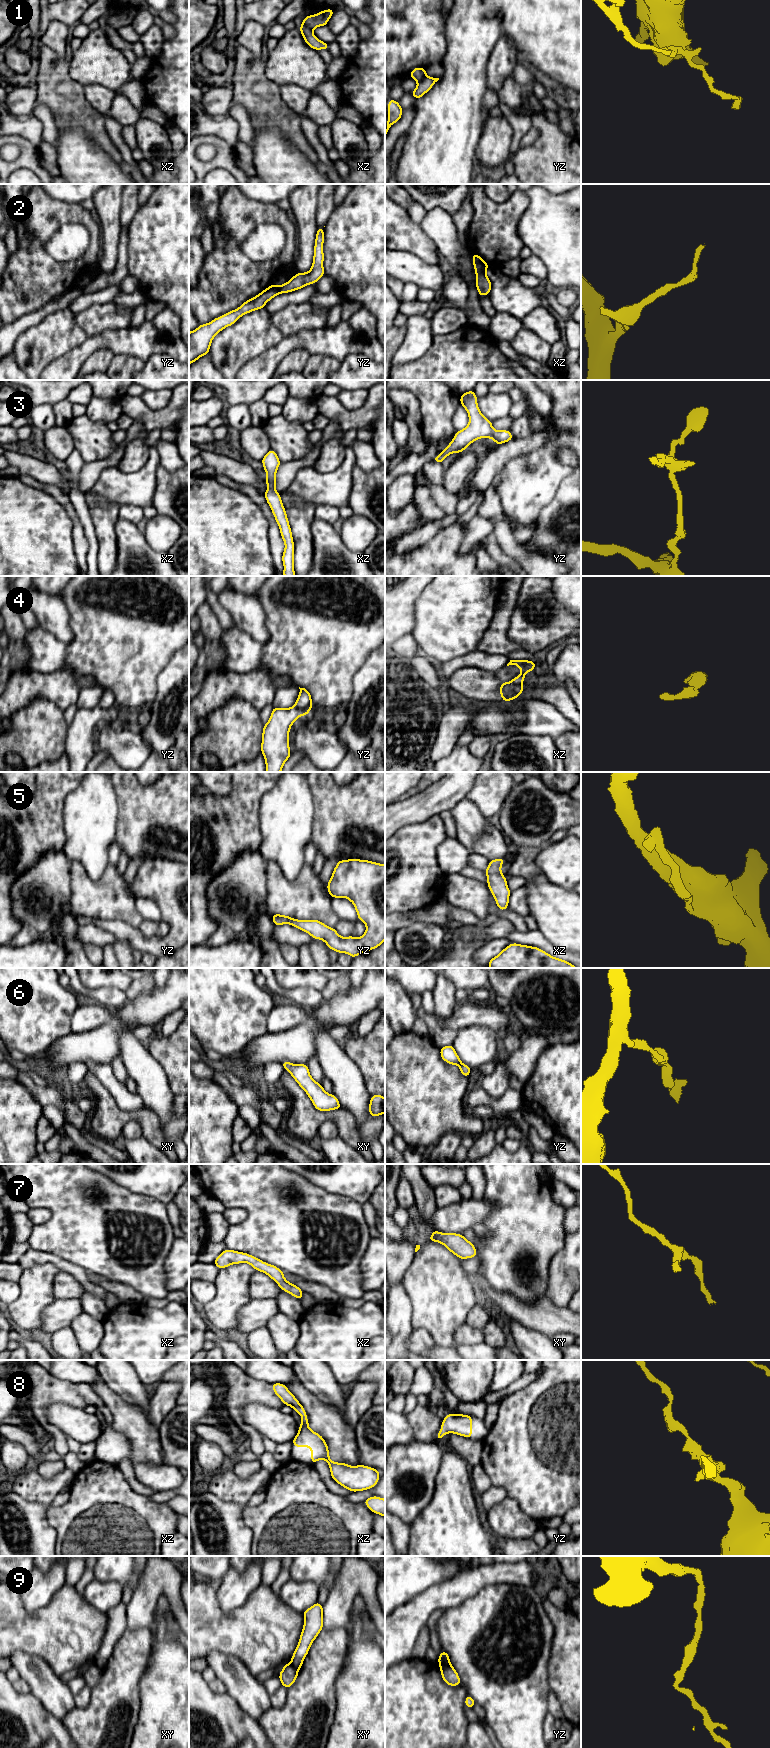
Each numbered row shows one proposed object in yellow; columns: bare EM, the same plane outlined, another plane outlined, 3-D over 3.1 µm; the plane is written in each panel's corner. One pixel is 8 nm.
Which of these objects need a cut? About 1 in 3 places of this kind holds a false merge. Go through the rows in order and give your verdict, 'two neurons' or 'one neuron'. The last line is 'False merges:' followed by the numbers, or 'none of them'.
1: two neurons
2: one neuron
3: one neuron
4: two neurons
5: one neuron
6: one neuron
7: one neuron
8: one neuron
9: two neurons
False merges: 1, 4, 9

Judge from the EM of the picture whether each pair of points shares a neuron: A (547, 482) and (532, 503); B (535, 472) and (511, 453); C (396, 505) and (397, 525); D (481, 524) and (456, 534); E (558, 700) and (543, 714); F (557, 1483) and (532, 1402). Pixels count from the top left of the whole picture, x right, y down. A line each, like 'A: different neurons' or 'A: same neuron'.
A: same neuron
B: different neurons
C: different neurons
D: different neurons
E: different neurons
F: same neuron

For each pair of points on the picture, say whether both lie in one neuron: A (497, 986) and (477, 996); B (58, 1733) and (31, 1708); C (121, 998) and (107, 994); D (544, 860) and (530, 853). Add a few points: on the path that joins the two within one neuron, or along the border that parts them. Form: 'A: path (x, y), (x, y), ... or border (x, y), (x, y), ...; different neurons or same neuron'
A: path (492, 990), (482, 995); same neuron
B: path (51, 1727), (46, 1726), (35, 1715); same neuron
C: path (118, 998), (110, 997); same neuron
D: border (540, 848), (534, 861), (538, 870); different neurons

